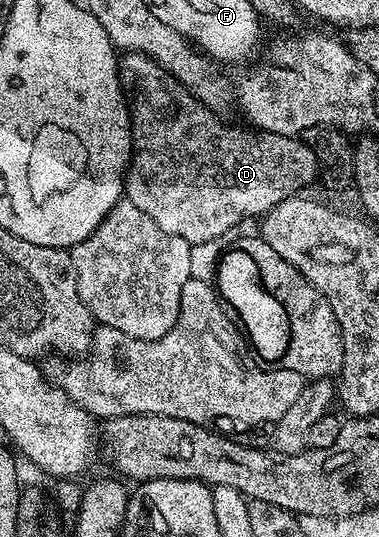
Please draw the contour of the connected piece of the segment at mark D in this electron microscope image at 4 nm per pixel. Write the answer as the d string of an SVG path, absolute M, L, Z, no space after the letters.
M125 52L118 60L118 76L130 105L130 132L134 138L124 195L140 213L148 213L164 233L184 237L191 245L210 243L228 234L241 219L265 216L280 201L305 192L305 187L319 178L316 153L301 138L229 127L152 57Z

